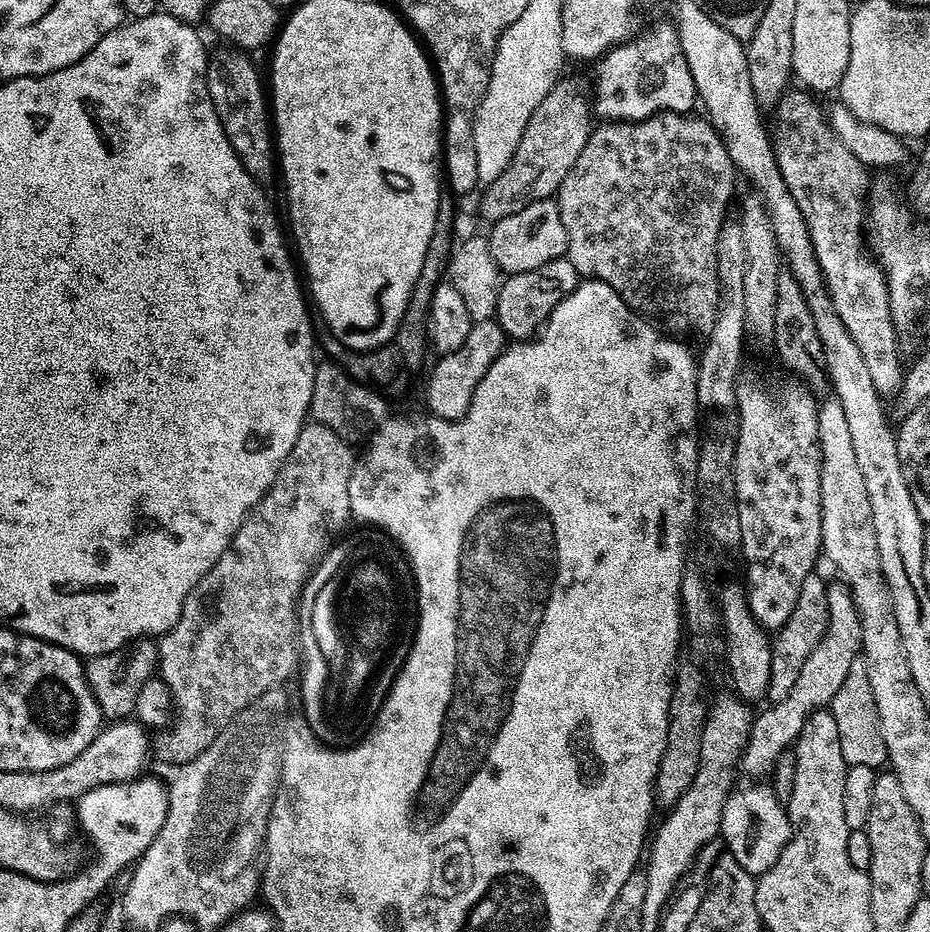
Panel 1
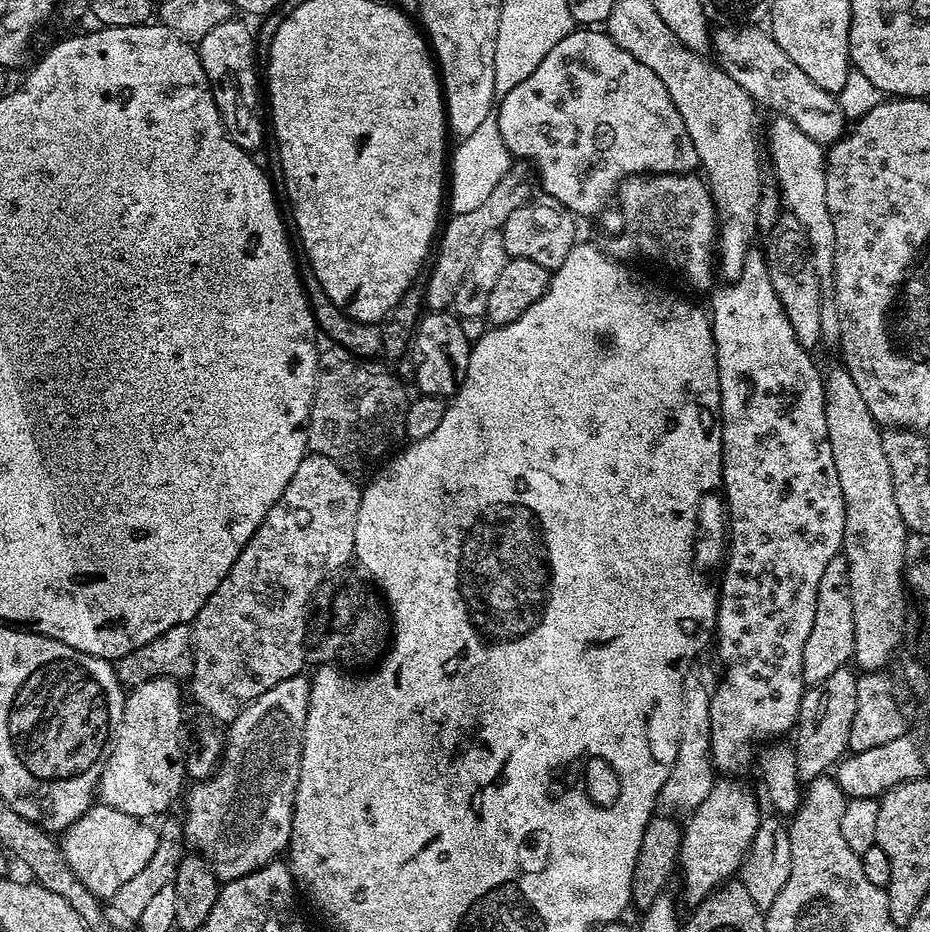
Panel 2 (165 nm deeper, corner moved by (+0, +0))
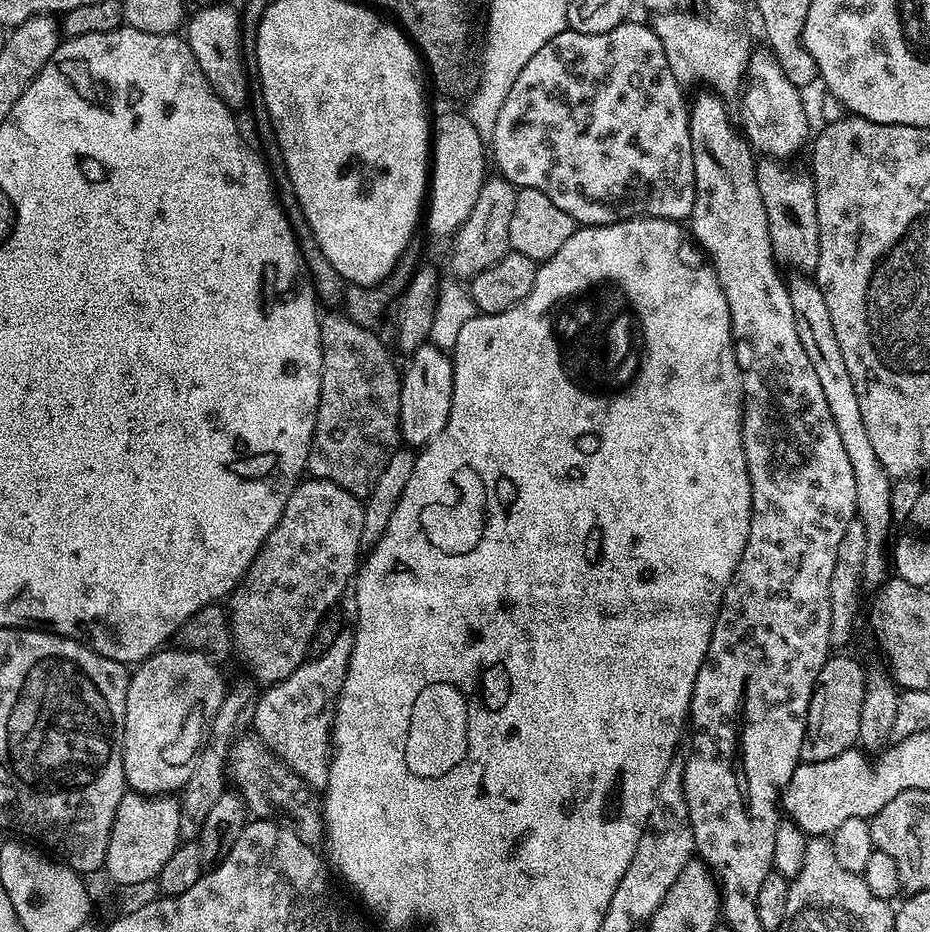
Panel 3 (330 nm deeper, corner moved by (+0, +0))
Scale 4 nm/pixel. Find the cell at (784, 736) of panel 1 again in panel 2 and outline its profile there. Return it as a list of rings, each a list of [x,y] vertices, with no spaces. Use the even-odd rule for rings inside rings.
[[[740,778],[717,779],[706,800],[687,817],[688,825],[686,823],[683,825],[678,876],[684,879],[684,896],[689,900],[689,905],[701,904],[711,892],[716,891],[720,885],[728,883],[739,873],[744,855],[748,853],[748,847],[752,845],[752,839],[760,825],[762,813],[755,794],[742,781],[736,779]]]

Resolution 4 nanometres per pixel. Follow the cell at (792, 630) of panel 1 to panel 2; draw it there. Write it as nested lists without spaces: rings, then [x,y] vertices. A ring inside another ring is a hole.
[[[842,554],[826,562],[822,578],[818,578],[818,594],[814,610],[814,626],[802,654],[802,670],[805,685],[821,684],[834,670],[845,667],[853,659],[854,646],[854,606],[848,585],[848,560]]]

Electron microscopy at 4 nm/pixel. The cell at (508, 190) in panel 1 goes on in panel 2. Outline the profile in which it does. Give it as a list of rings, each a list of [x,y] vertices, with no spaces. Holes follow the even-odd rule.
[[[513,167],[504,175],[502,182],[494,186],[490,198],[486,198],[486,202],[478,206],[478,210],[470,210],[470,214],[455,214],[449,224],[447,221],[443,225],[434,248],[434,259],[431,261],[432,273],[428,276],[428,284],[423,285],[424,302],[431,311],[442,312],[451,309],[454,294],[458,294],[458,286],[462,286],[462,278],[466,278],[474,254],[478,254],[478,242],[482,242],[486,234],[501,231],[506,218],[510,218],[514,210],[529,203],[531,196],[528,195],[531,194],[532,188],[528,185],[527,174],[519,167]]]

